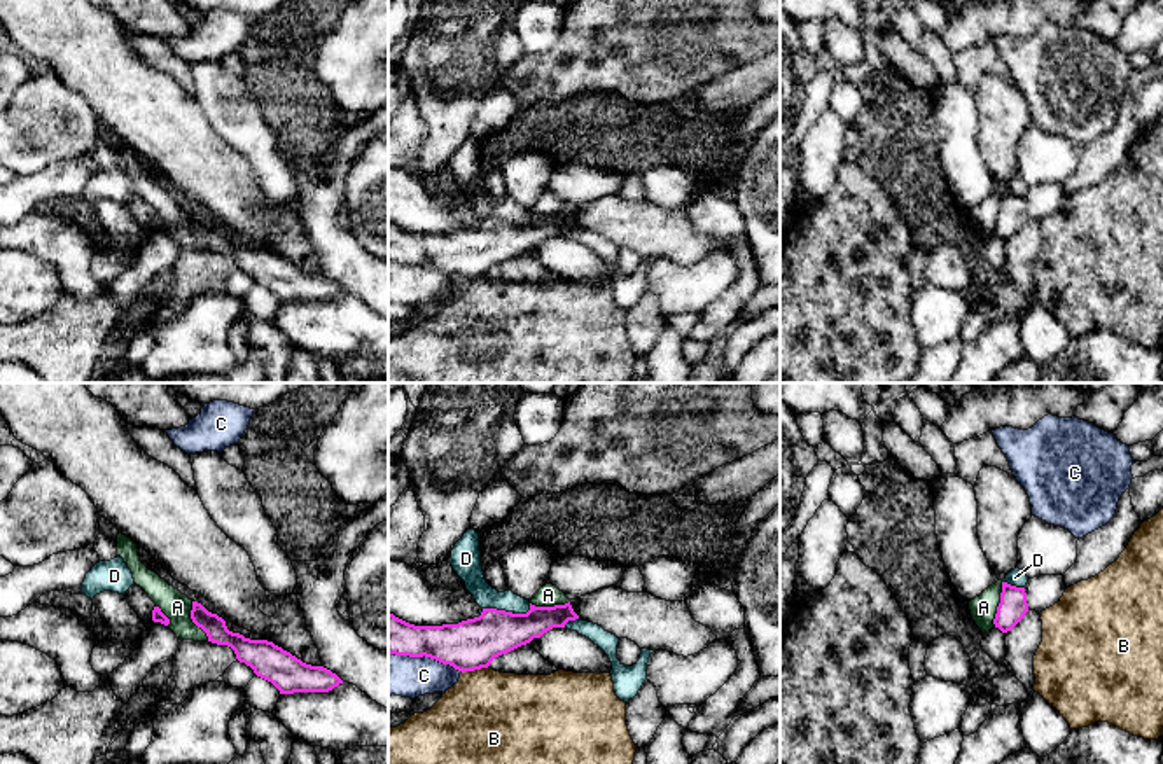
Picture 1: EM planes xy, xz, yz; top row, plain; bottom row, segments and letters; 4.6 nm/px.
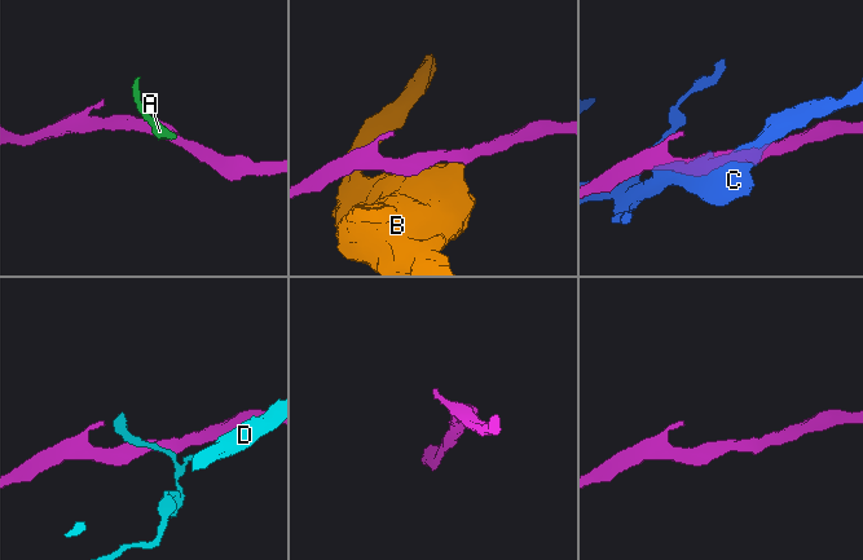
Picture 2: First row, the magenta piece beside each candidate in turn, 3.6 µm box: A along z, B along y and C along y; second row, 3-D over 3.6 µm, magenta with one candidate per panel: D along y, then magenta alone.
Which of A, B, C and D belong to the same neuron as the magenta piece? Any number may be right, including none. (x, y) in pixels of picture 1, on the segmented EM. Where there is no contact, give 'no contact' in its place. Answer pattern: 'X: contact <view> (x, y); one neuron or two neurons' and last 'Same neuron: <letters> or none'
A: contact yz (999, 605); two neurons
B: contact xz (474, 668); two neurons
C: contact xz (425, 656); two neurons
D: contact xz (508, 612); two neurons
Same neuron: none

